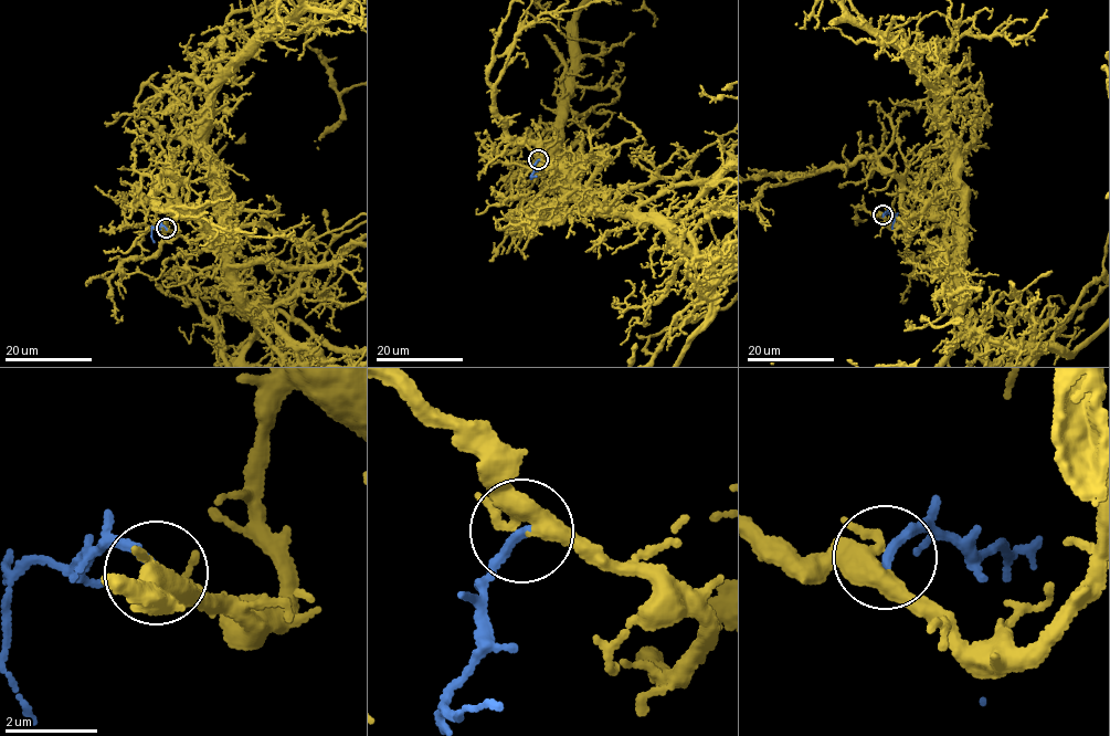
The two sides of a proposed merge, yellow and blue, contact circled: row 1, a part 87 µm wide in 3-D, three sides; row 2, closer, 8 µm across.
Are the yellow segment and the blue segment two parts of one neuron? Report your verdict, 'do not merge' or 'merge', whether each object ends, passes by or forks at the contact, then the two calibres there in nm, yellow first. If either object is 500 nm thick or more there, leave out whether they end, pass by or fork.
merge; yellow passes by; blue ends; calibres 440 and 240 nm

